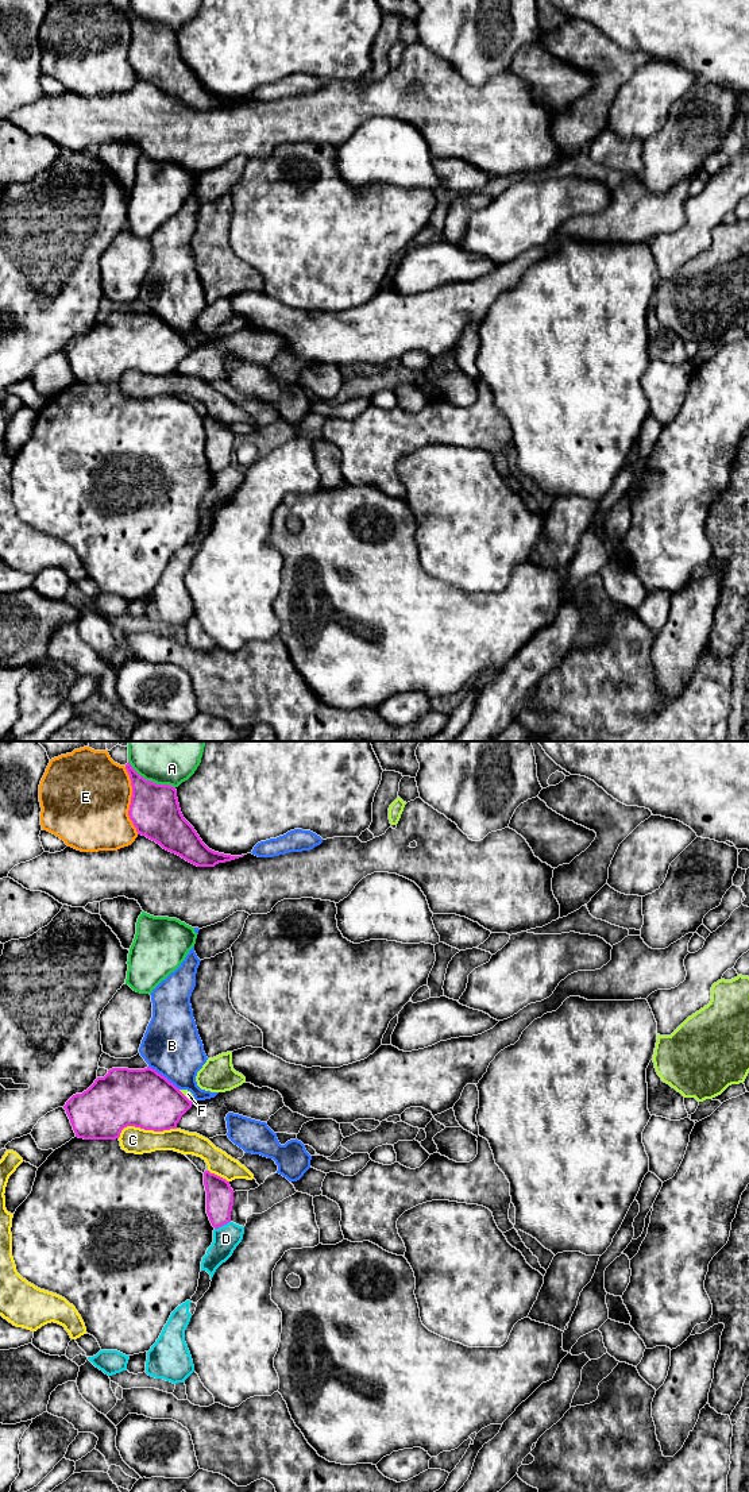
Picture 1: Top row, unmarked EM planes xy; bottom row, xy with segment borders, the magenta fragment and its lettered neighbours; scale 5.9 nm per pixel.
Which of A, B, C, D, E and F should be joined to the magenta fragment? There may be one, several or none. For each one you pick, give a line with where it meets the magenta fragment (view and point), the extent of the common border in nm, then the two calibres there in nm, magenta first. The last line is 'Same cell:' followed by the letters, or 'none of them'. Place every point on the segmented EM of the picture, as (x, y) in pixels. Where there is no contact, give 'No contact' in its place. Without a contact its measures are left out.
Same cell: none of them

